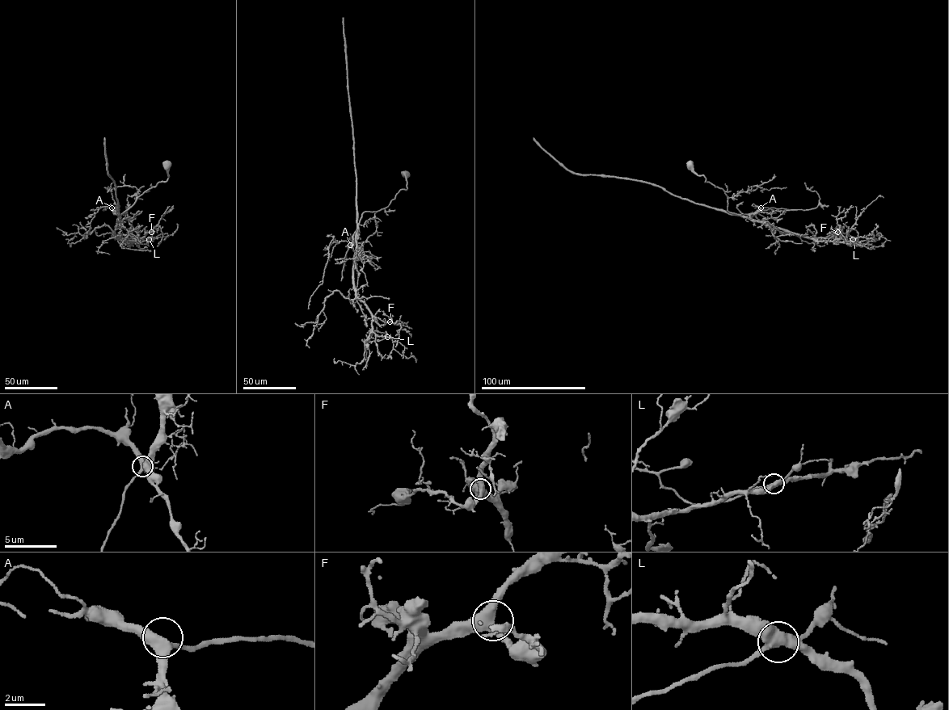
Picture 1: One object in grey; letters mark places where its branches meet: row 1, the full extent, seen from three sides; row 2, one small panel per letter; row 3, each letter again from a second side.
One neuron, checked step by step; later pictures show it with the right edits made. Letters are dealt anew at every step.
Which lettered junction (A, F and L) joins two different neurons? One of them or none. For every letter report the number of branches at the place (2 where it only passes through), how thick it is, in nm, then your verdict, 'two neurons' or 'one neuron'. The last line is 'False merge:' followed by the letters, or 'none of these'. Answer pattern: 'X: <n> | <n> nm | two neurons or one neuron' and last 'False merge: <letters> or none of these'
A: 3 | 440 nm | one neuron
F: 3 | 440 nm | one neuron
L: 3 | 440 nm | two neurons
False merge: L

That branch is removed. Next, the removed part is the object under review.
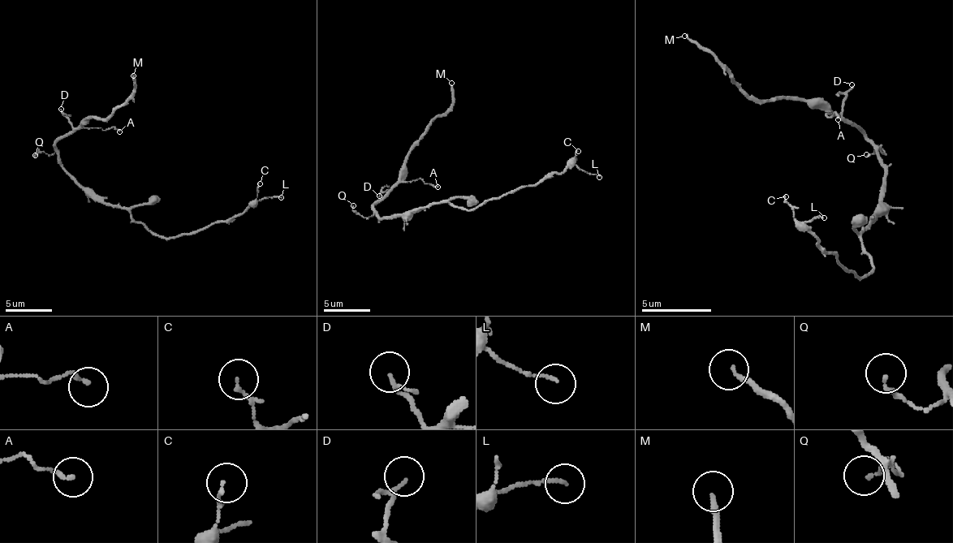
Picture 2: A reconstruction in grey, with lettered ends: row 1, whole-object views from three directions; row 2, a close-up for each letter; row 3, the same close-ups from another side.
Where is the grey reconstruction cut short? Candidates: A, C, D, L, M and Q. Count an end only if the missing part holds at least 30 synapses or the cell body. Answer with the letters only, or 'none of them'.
M

